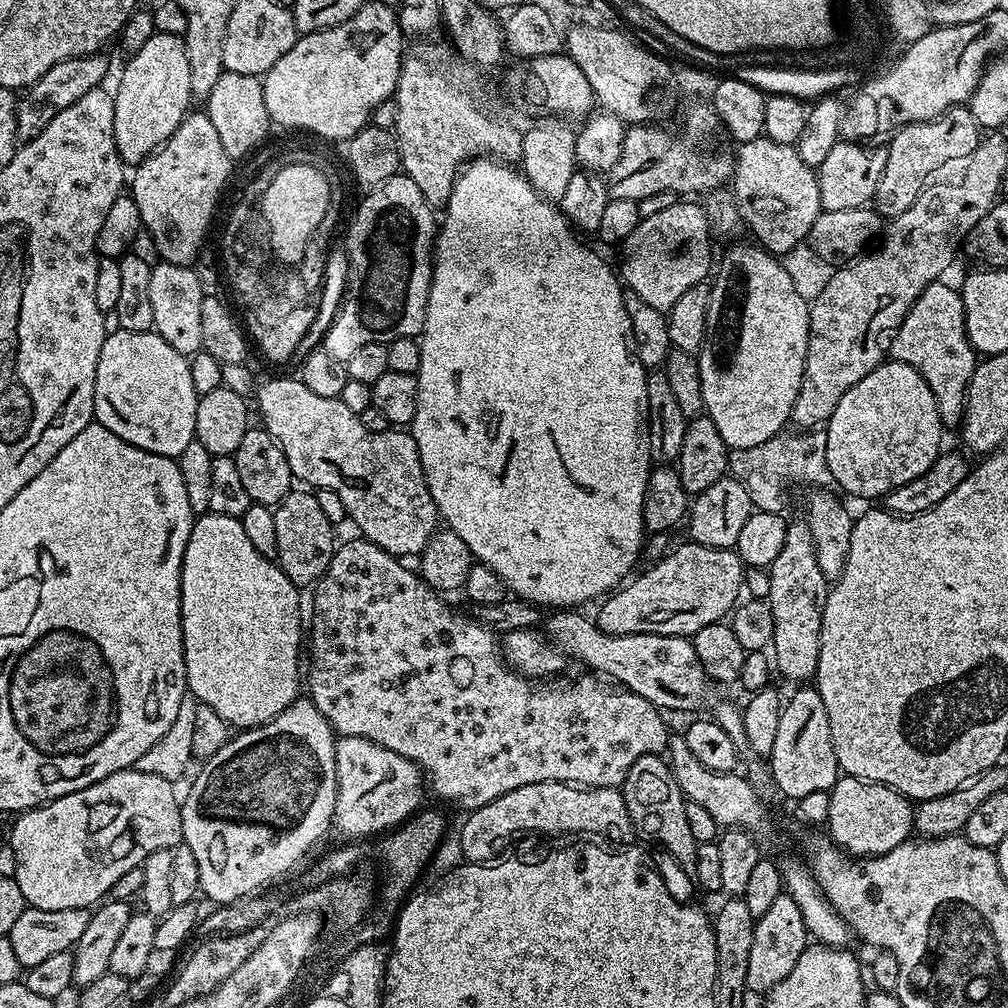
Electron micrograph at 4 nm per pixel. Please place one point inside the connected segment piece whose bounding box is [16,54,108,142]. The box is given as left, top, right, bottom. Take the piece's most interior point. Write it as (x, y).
(65, 82)

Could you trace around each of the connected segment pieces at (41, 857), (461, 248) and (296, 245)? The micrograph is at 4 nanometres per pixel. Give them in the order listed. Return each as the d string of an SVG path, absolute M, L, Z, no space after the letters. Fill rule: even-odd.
M135 768L124 769L108 775L104 779L100 779L96 783L92 783L82 790L75 791L74 794L64 795L62 798L52 800L48 804L40 805L37 808L28 809L27 812L21 813L15 820L10 834L10 846L14 856L14 870L12 877L16 882L19 890L22 891L22 898L25 905L29 908L37 908L38 910L74 910L75 908L91 909L93 906L99 905L101 901L107 897L118 879L123 874L134 868L143 865L144 860L151 853L158 849L173 849L177 845L183 843L184 835L181 826L181 801L178 794L176 796L173 783L164 778L160 778L156 774L142 774Z
M476 158L464 165L457 175L452 193L447 204L442 209L442 223L438 228L438 235L434 241L434 263L432 266L432 285L428 295L426 306L426 318L424 319L424 331L420 333L420 353L422 362L419 372L415 373L416 385L418 386L418 410L414 414L410 425L410 435L418 446L418 454L422 462L422 470L426 478L426 486L430 490L430 498L434 498L439 519L446 523L447 531L458 534L466 546L470 546L473 557L479 563L490 566L498 578L508 587L513 597L529 600L544 610L576 610L587 600L599 601L605 594L611 593L617 586L623 585L629 579L632 567L640 556L644 544L646 548L646 529L644 526L644 499L646 498L646 486L648 474L654 465L650 446L648 445L648 407L646 406L646 386L648 385L648 372L642 366L642 362L636 353L634 342L634 330L630 330L630 314L626 314L626 302L624 301L625 289L622 287L621 277L615 267L611 268L598 253L592 248L587 248L580 240L564 213L553 201L544 199L530 186L530 182L515 167L509 166L495 158Z
M290 165L274 174L274 180L266 189L264 212L268 212L268 224L272 224L276 248L280 248L284 260L296 260L296 256L304 252L304 240L308 240L308 232L316 228L316 220L324 216L324 204L331 204L330 186L313 165Z

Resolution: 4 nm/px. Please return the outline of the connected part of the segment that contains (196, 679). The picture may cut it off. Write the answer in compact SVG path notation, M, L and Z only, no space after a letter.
M208 512L193 523L180 571L180 625L188 692L233 729L262 726L301 695L300 592L279 564L254 550L240 519Z

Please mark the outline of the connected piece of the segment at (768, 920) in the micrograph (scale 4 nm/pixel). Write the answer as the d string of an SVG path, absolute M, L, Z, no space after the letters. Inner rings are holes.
M780 895L766 914L762 914L756 921L754 942L750 945L750 967L746 969L746 986L749 993L767 994L771 988L778 986L790 970L794 970L794 962L809 947L810 937L803 922L802 913L797 903L790 896Z

